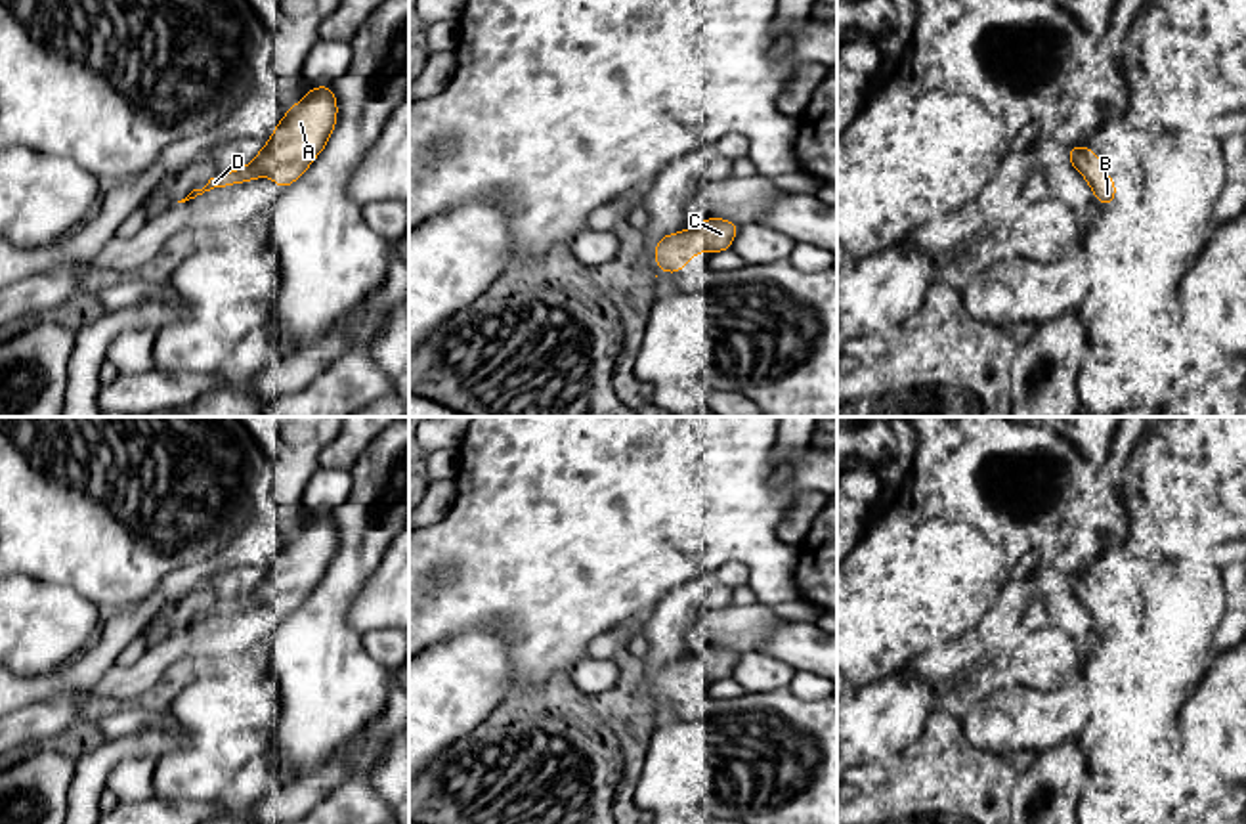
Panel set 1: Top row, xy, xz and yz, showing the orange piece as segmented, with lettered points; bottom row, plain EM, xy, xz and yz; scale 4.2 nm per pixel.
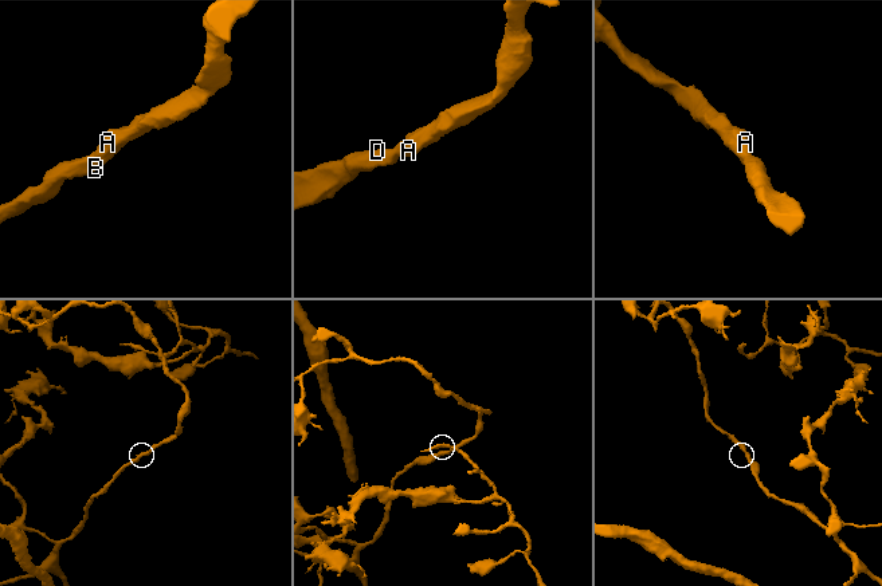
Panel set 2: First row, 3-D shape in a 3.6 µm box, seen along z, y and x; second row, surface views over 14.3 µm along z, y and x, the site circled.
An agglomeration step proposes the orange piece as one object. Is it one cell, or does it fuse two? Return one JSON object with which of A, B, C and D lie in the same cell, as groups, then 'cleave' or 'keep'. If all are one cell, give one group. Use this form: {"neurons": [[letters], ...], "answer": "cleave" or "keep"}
{"neurons": [["A", "B", "C", "D"]], "answer": "keep"}

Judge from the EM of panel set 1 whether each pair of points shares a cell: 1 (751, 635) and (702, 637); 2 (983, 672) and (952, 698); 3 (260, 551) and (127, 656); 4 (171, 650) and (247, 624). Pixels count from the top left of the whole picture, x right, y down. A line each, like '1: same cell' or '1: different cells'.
1: same cell
2: same cell
3: different cells
4: same cell

